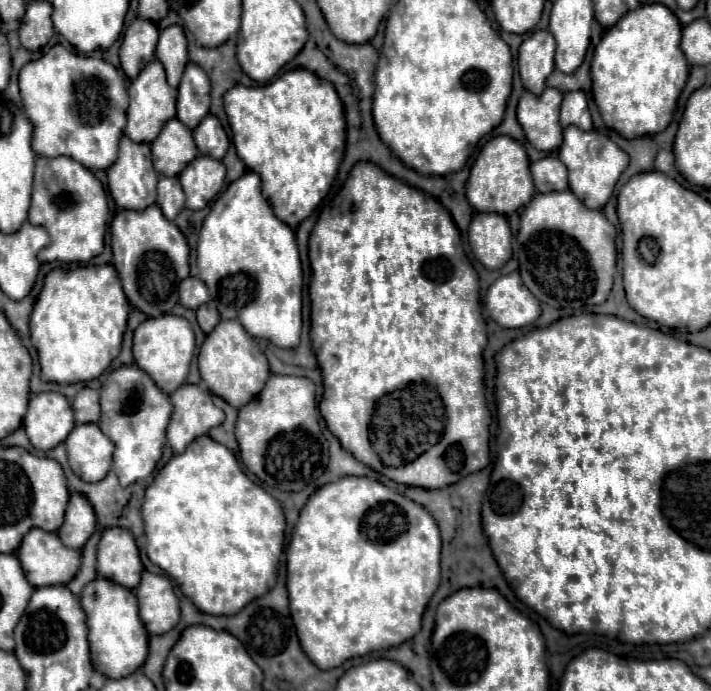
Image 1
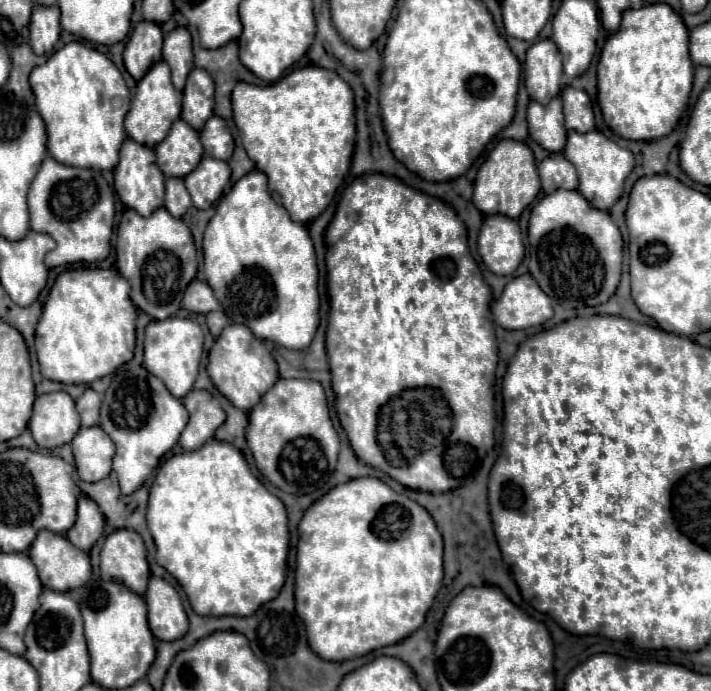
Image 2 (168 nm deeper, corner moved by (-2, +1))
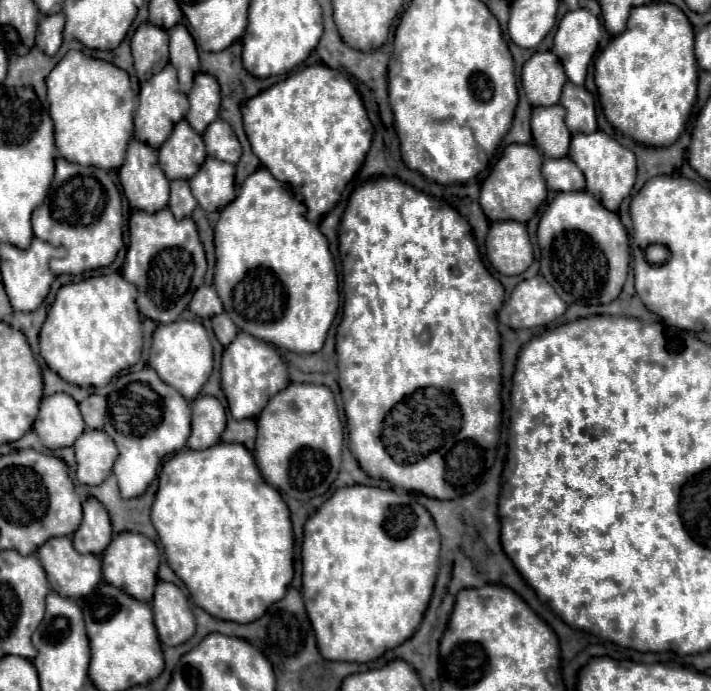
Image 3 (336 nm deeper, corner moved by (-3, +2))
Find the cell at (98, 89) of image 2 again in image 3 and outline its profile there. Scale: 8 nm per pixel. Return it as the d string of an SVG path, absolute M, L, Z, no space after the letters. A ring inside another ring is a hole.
M68 51L56 67L46 77L46 89L48 89L48 105L50 105L50 117L54 121L54 135L56 135L56 149L58 153L78 165L90 165L98 169L118 169L124 161L126 145L132 137L132 117L134 117L134 101L132 101L132 89L130 89L130 77L124 69L116 67L110 61L90 57L82 51Z

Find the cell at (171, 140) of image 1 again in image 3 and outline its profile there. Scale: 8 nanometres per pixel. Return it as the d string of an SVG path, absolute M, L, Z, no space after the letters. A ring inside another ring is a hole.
M188 121L174 125L172 135L158 149L160 167L166 177L172 179L190 179L206 159L206 147L200 133L190 129Z

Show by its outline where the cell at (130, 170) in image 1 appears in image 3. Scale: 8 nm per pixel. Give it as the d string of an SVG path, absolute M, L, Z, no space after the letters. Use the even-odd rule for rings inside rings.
M132 139L128 143L126 159L124 159L124 163L118 171L118 179L120 179L120 185L122 185L124 195L126 195L132 209L140 209L140 211L146 211L146 213L156 213L158 209L164 209L168 205L170 181L166 179L166 175L162 173L160 165L158 165L158 151L150 149L150 145L142 143L138 139Z

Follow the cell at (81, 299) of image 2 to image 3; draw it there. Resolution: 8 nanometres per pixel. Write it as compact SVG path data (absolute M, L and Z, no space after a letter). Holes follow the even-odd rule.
M120 273L62 285L40 329L40 355L48 369L80 387L104 387L118 371L138 363L142 353L142 319L134 297L134 285Z

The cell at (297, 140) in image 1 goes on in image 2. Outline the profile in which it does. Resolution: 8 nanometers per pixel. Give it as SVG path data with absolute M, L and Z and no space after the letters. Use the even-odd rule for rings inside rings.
M305 66L295 69L287 76L283 76L279 82L269 84L269 86L253 86L253 84L239 82L233 90L233 118L239 128L239 134L241 134L241 140L243 140L243 146L247 150L249 158L257 164L257 170L267 174L269 190L271 190L271 196L275 198L275 202L281 204L283 208L287 208L293 222L309 224L311 220L315 220L331 204L331 200L339 188L339 182L345 178L345 174L349 172L349 166L351 166L349 158L353 156L353 150L355 150L355 102L353 102L353 90L349 88L349 84L345 80L341 80L335 70L325 70L321 66Z

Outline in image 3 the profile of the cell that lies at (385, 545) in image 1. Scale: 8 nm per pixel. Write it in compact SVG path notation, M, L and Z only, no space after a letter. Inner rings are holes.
M368 485L336 489L334 495L308 517L302 543L302 597L322 657L330 661L366 663L412 637L434 589L438 557L438 529L432 515L414 495L400 495L392 489Z

